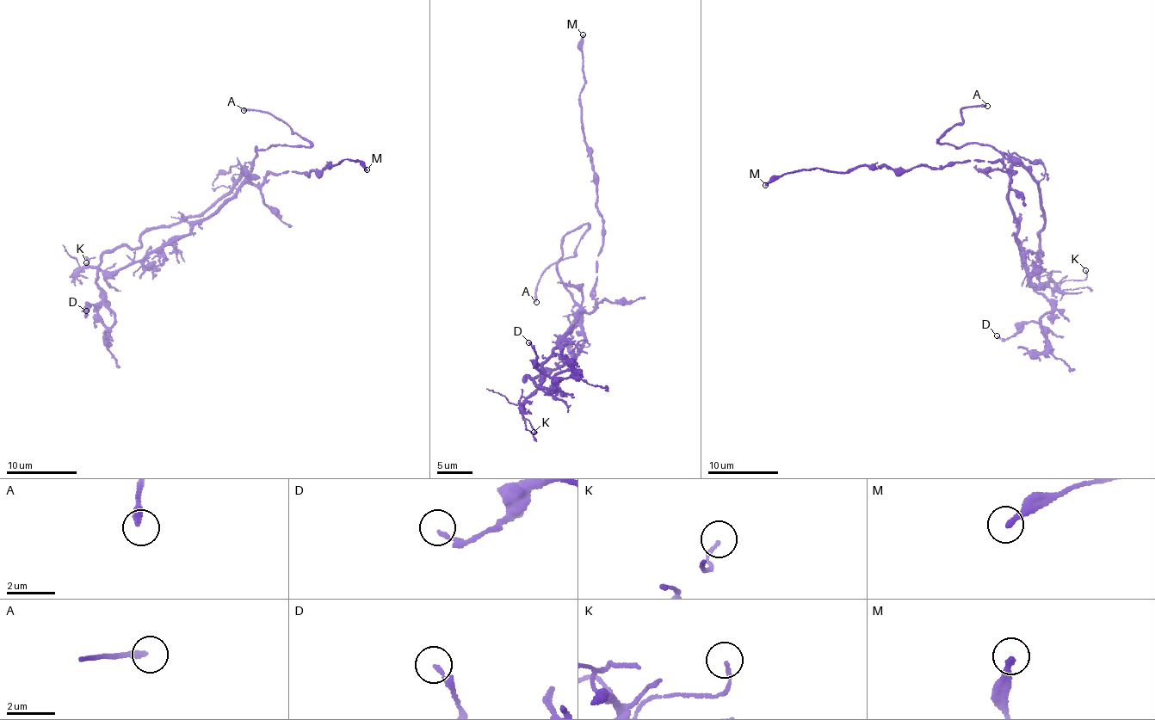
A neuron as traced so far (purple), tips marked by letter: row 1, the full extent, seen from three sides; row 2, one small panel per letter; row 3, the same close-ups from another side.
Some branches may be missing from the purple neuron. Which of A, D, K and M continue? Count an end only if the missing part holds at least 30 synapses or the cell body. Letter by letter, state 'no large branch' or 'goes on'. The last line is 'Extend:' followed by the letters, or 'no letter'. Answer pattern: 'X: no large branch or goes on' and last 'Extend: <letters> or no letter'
A: goes on
D: no large branch
K: no large branch
M: no large branch
Extend: A

